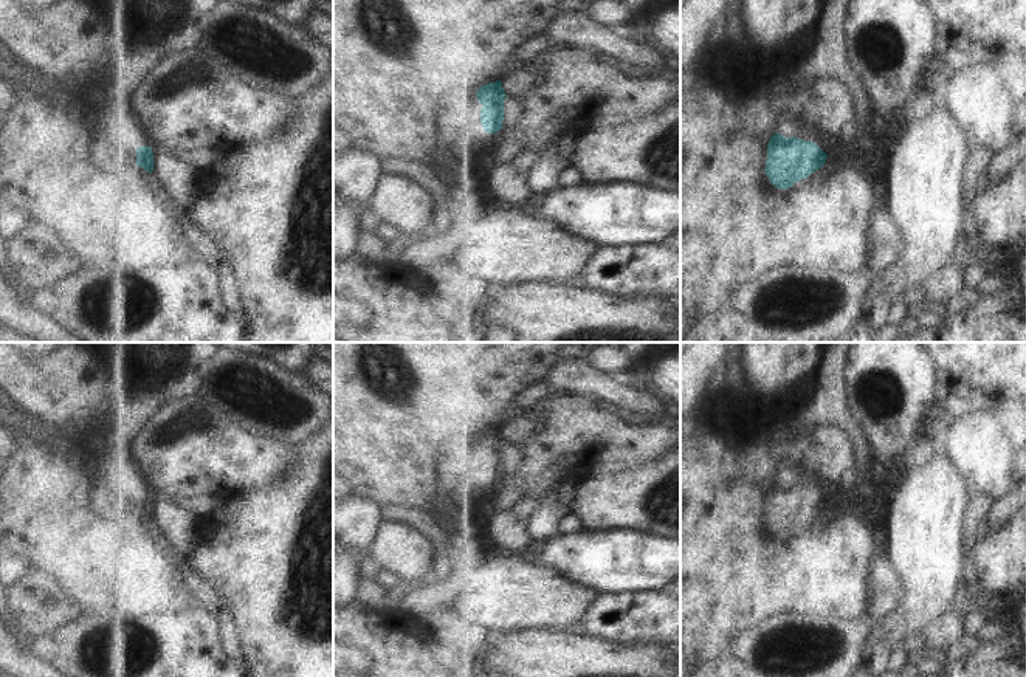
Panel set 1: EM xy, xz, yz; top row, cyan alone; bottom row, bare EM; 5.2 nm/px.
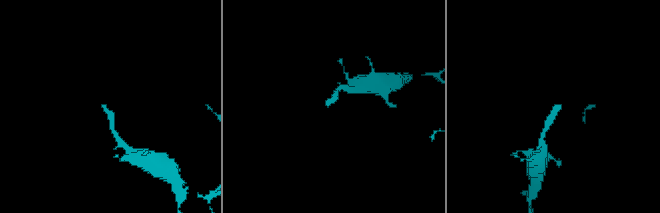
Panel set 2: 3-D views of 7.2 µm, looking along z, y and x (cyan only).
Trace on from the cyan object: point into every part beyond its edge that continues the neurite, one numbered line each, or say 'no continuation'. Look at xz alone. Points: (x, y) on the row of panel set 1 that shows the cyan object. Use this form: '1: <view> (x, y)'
1: xz (467, 154)

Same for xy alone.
1: xy (110, 110)

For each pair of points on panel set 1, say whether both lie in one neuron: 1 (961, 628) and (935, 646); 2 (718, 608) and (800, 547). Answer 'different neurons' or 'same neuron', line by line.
1: same neuron
2: same neuron

